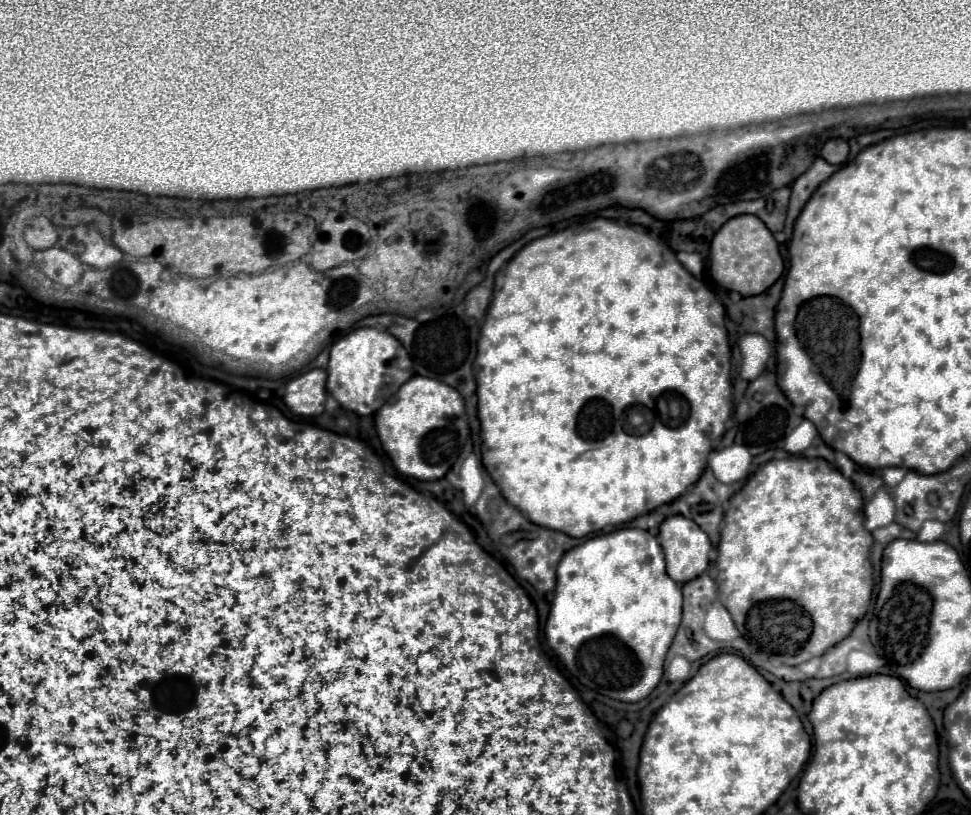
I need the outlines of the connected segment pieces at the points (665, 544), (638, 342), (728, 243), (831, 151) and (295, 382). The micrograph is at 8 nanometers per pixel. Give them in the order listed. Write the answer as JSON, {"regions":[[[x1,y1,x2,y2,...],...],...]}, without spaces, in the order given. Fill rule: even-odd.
{"regions":[[[681,514,669,516,663,520,661,528,659,528,659,536,657,540,661,542,661,548,665,552,665,562,667,562,667,574,679,582,685,584,693,578,697,578,699,574,705,572,705,568,709,566,709,550,711,550,711,542,707,538,707,534,691,520,685,518]],[[595,218,587,222,586,224,580,224,576,227,568,227,560,231,553,231,543,238,537,238,533,242,529,242,525,248,521,248,507,264,505,268,501,268,495,276,495,294,493,294,493,302,487,310,487,316,485,316,485,324,481,328,481,334,479,338,479,344,477,344,477,398,478,398,478,417,481,420,481,438,483,438,483,464,487,468,487,472,491,474,493,482,499,486,499,490,503,492,503,496,509,500,509,504,513,504,515,508,521,510,521,514,531,520,533,524,539,524,543,528,551,528,551,530,559,530,559,532,565,532,567,536,573,536,573,538,583,538,591,532,599,532,603,530,605,526,613,524,623,524,625,520,633,520,641,514,647,514,647,512,653,512,655,508,663,506,663,504,669,504,673,502,675,498,679,498,689,486,693,486,699,476,703,474,705,470,705,464,707,464,707,454,713,450,713,441,719,440,725,432,725,423,731,416,732,403,731,403,731,380,729,380,729,372,731,372,731,348,729,348,729,334,727,334,727,328,723,326,725,324,725,308,723,304,717,300,717,296,713,292,709,292,707,286,703,286,703,283,693,277,675,258,673,252,669,252,661,240,646,230,640,225,629,224,623,220,613,220,607,218],[633,404,643,404,651,410,655,410,659,416,652,427,652,429,643,436,630,435,621,428,619,428,619,418,623,414,623,410,627,406,633,406]],[[751,214,735,216,717,230,711,240,709,260,709,272,713,280,727,290,739,292,741,296,755,296,765,292,783,274,783,258,773,234,757,216]],[[831,138,825,142,821,156,829,162,829,164,843,164,849,156,849,144,843,138]],[[321,368,309,370,293,378,285,388,285,404,297,416,319,416,325,410,327,372]]]}

